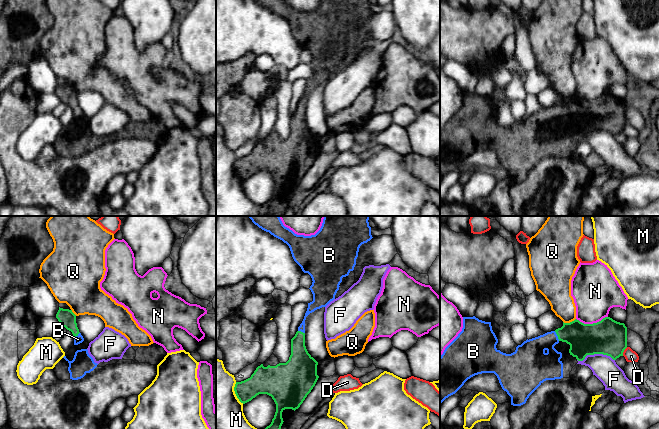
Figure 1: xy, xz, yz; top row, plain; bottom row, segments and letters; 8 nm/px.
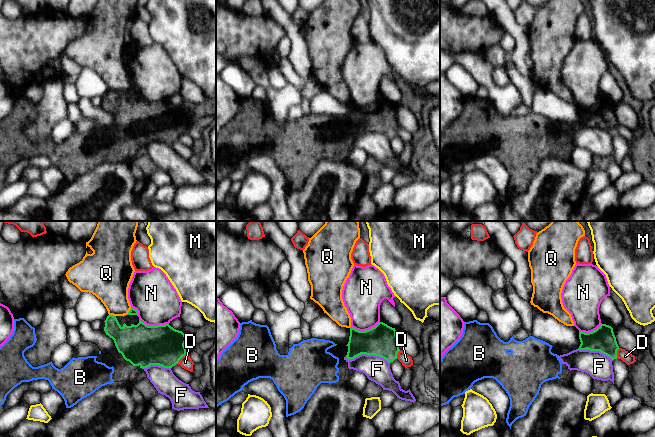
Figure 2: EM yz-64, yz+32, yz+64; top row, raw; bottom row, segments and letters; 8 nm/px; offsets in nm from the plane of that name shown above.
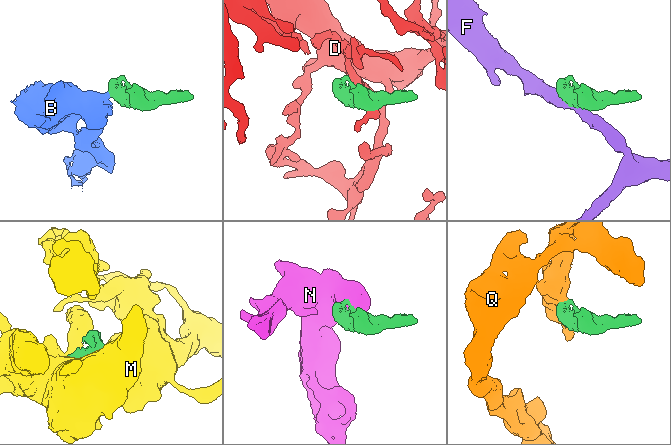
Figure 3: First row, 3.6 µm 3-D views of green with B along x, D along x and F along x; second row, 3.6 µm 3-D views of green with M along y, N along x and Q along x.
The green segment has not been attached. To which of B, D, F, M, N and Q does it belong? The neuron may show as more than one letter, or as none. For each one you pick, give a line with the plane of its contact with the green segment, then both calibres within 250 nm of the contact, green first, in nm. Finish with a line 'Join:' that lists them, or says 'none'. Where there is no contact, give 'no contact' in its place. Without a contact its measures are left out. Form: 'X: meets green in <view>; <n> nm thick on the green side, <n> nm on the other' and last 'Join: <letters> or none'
B: meets green in yz; 260 nm thick on the green side, 220 nm on the other
Join: B

